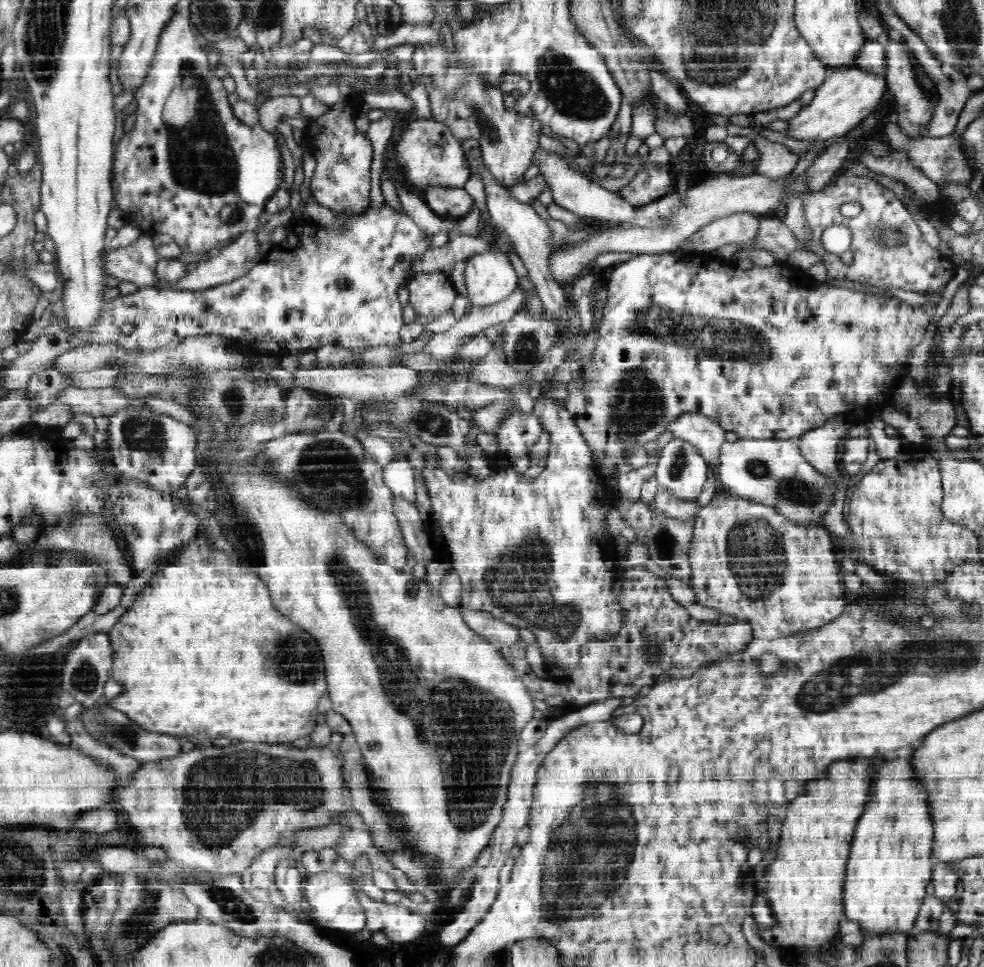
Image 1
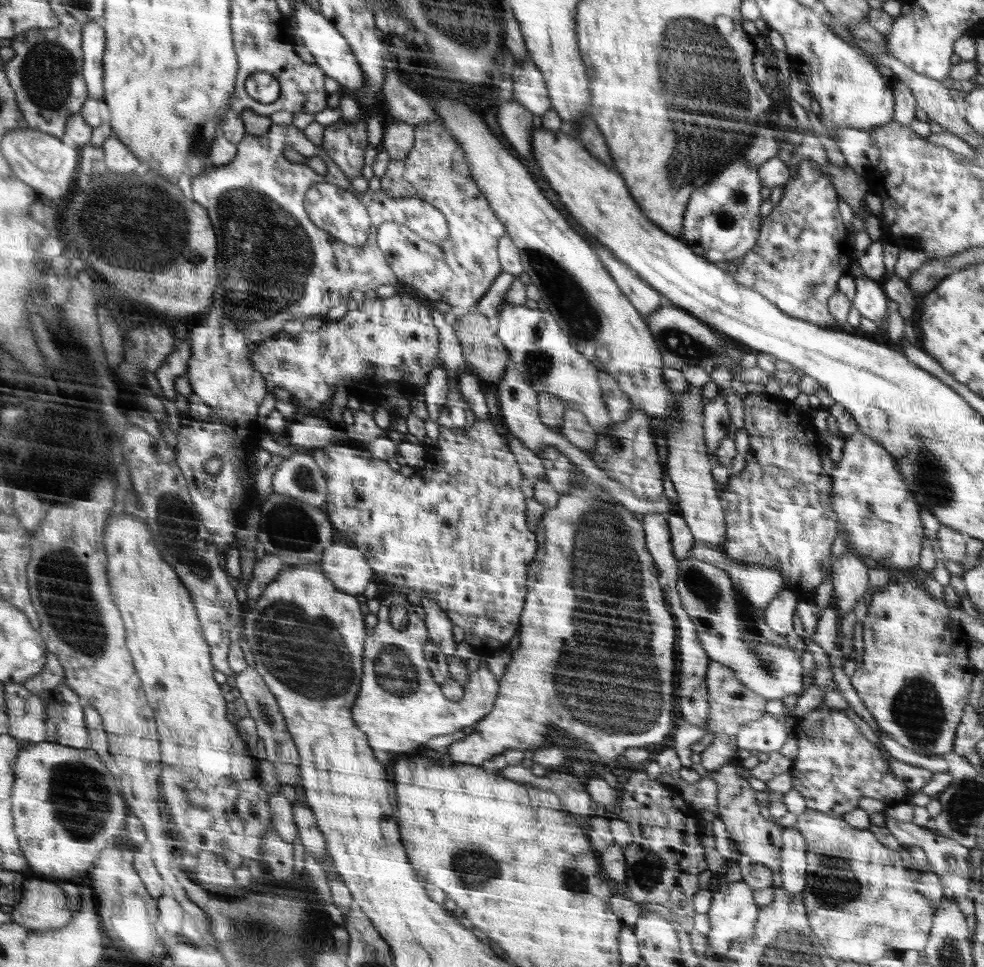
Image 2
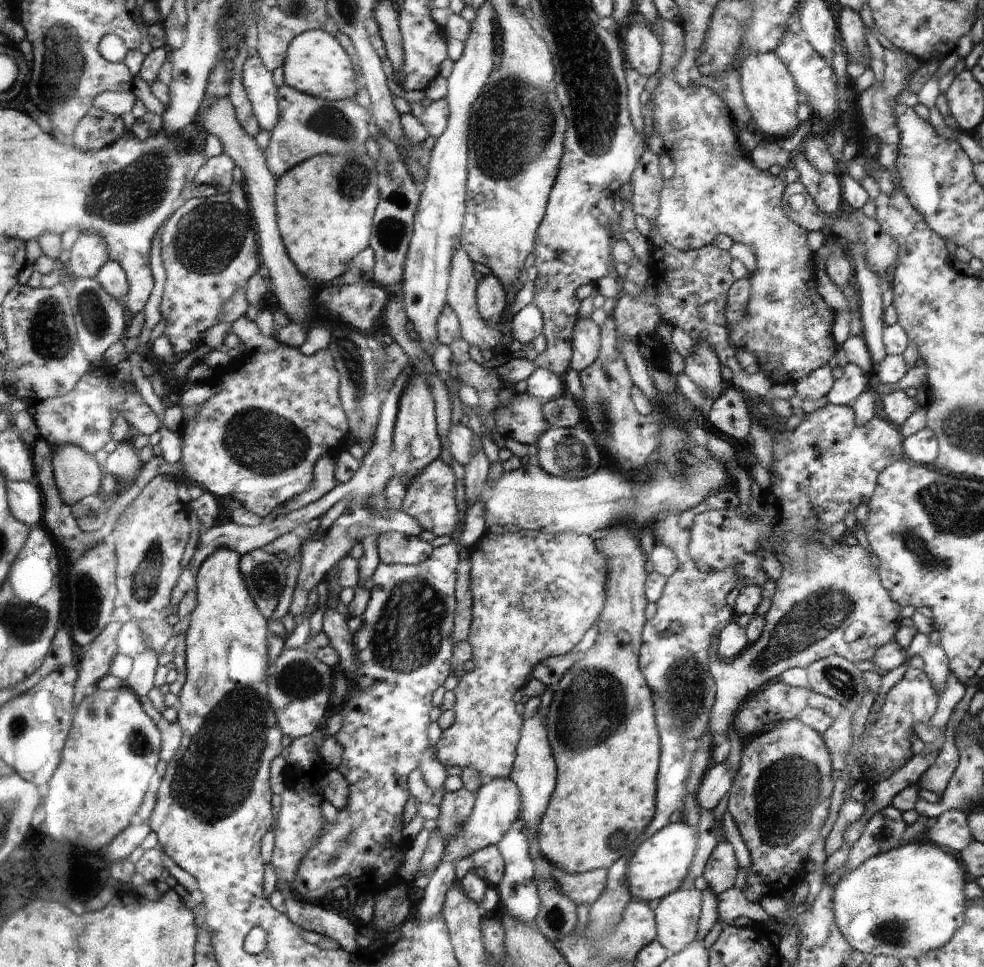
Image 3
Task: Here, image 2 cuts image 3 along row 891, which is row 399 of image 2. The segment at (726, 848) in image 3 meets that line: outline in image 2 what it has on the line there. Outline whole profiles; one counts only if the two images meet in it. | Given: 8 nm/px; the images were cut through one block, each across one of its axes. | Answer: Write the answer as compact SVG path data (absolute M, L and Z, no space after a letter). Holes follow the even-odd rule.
M719 392L710 403L704 404L704 424L708 448L716 452L718 443L727 436L727 428L730 426L730 412L722 393Z

